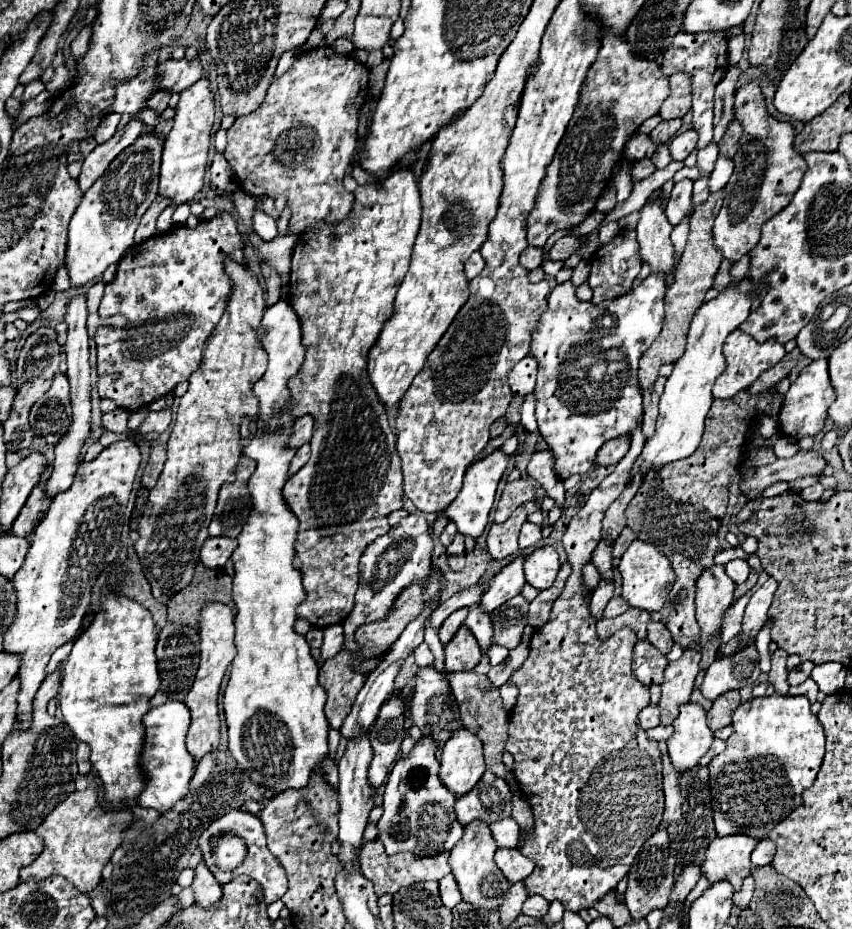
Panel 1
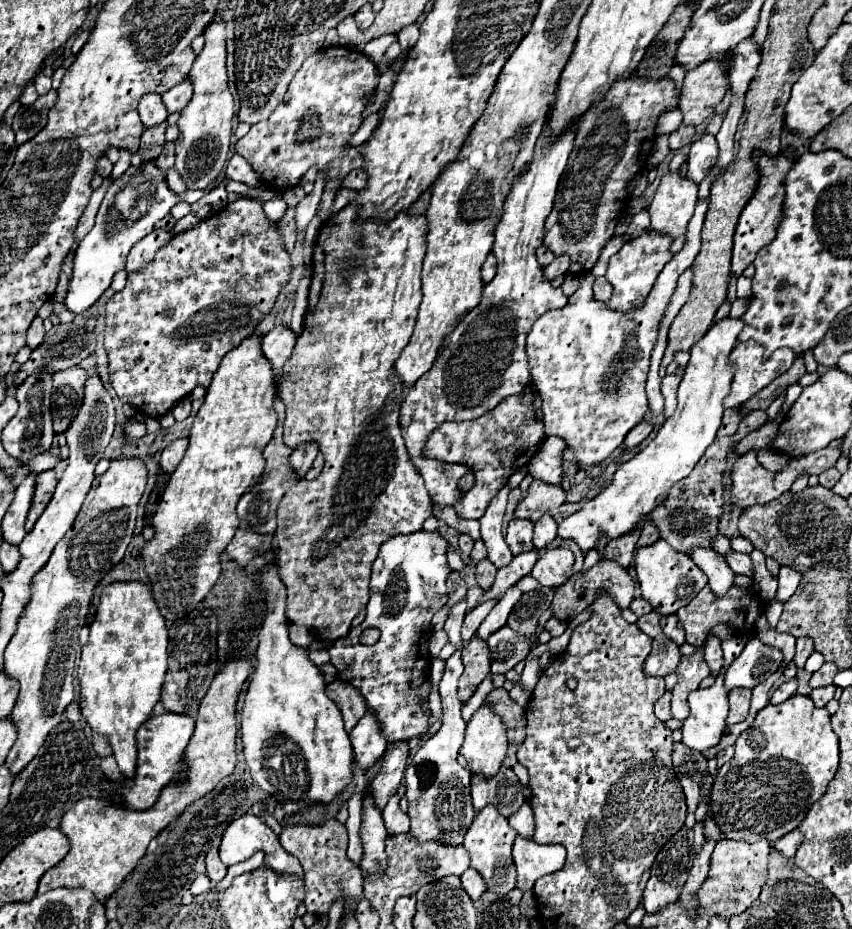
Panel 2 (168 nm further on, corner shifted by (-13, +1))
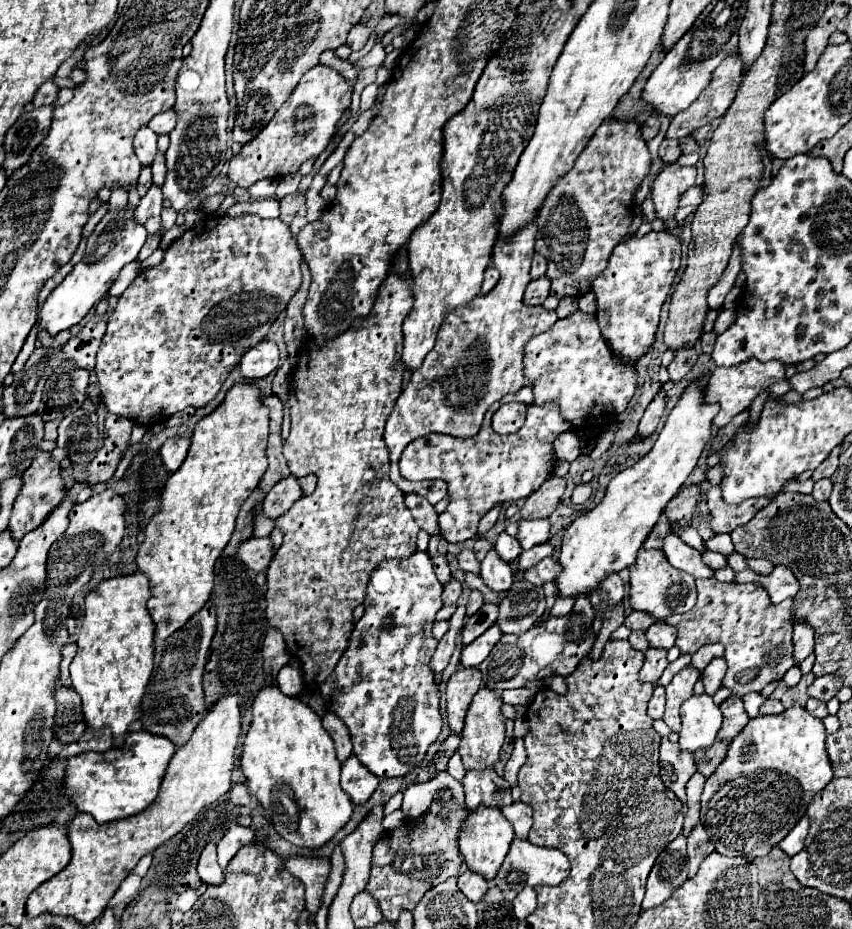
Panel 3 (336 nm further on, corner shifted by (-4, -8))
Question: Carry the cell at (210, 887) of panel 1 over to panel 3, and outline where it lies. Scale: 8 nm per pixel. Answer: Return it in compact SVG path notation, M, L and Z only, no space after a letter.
M209 843L201 857L199 857L199 865L197 865L199 877L205 885L219 885L225 879L225 871L219 867L217 863L217 853L215 853L215 843Z

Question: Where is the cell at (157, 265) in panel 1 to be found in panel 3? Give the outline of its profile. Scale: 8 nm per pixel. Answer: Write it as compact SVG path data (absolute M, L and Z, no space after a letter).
M239 215L239 217L213 217L207 219L191 229L187 229L175 243L171 243L171 247L165 251L163 261L157 267L151 269L143 269L135 281L127 287L127 291L119 297L115 311L109 315L109 323L107 323L107 333L103 337L103 343L99 347L97 353L97 381L99 381L99 389L101 389L101 399L107 407L109 413L121 415L125 419L131 419L137 425L143 427L153 427L157 423L165 423L173 413L183 411L185 407L203 407L207 405L221 389L223 381L227 379L229 371L233 369L233 365L239 363L239 359L247 353L247 349L255 347L259 341L263 341L263 337L267 335L271 323L277 319L277 315L287 307L289 299L293 297L293 293L297 291L297 287L301 285L301 271L299 271L299 263L301 263L303 255L295 243L295 239L291 237L291 229L289 225L281 223L279 219L261 219L259 215Z

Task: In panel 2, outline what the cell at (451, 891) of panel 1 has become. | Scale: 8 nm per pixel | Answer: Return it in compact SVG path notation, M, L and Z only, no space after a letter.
M468 868L468 870L460 876L460 880L462 880L462 886L464 886L464 890L468 892L468 896L470 896L472 900L478 900L478 898L486 892L486 882L484 882L484 878L480 876L480 872L474 870L474 868Z

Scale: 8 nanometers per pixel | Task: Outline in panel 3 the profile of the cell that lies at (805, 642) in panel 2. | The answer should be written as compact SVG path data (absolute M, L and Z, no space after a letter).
M795 621L793 625L793 651L797 665L813 653L813 631L801 621Z

